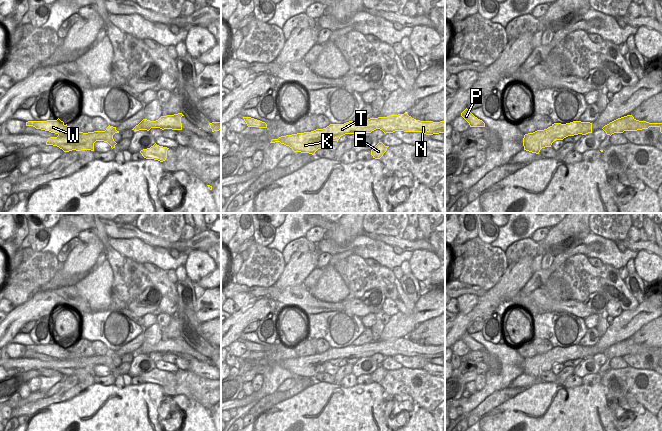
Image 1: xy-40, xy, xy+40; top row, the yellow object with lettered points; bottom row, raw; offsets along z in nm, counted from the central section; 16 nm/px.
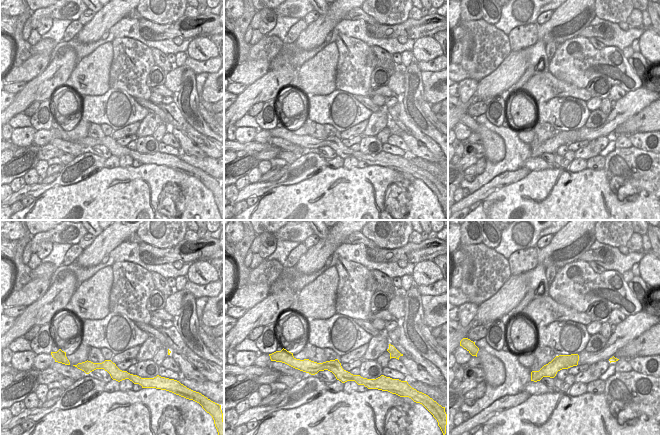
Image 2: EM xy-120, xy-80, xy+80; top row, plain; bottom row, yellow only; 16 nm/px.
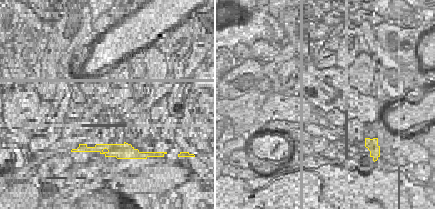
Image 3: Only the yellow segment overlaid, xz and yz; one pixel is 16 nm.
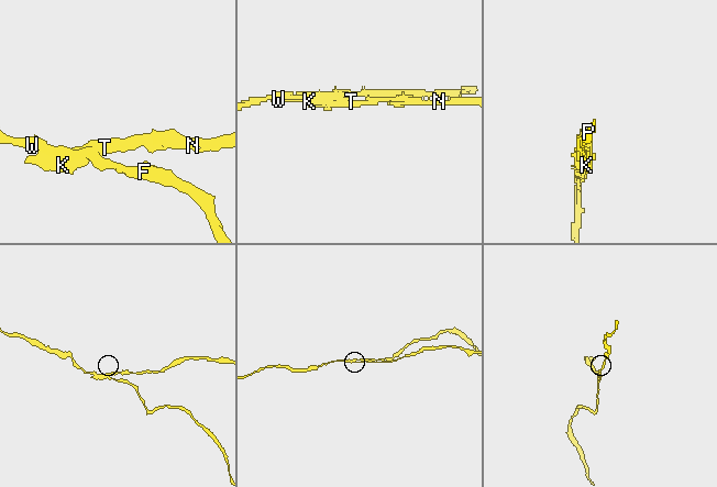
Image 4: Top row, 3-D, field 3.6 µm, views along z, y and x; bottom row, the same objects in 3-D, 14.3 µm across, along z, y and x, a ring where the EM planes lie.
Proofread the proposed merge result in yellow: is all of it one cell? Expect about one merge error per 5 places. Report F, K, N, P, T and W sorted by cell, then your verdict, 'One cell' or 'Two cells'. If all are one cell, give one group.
Groups: F P W / K N T. Two cells.

